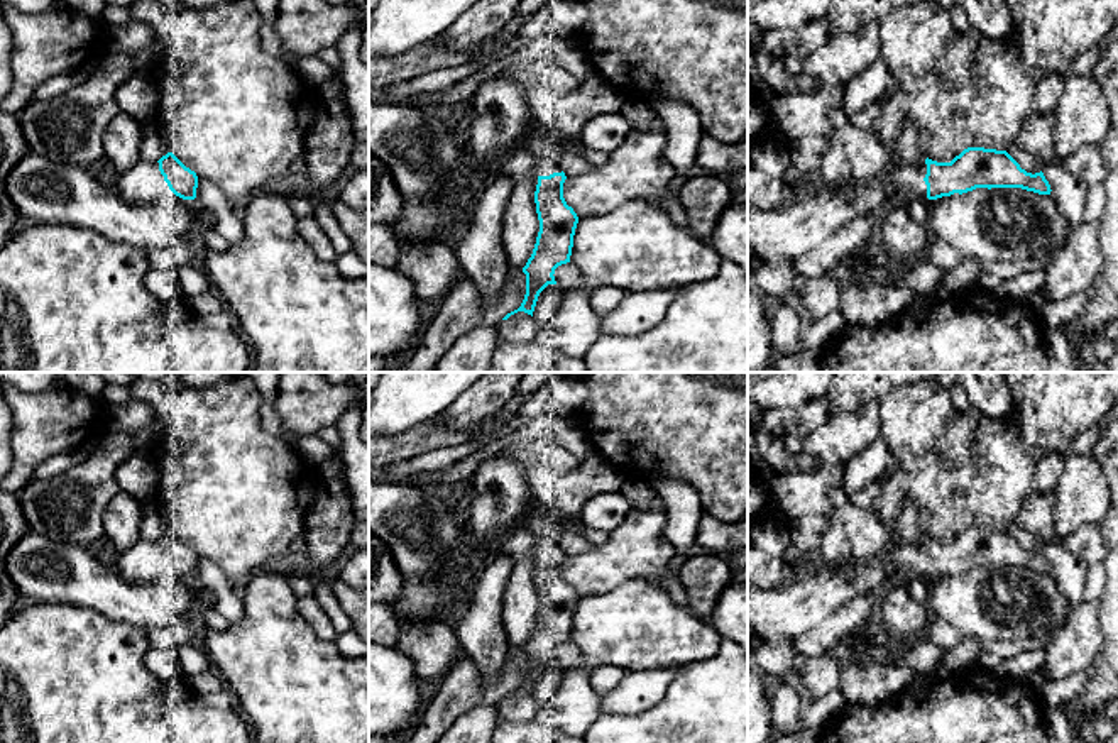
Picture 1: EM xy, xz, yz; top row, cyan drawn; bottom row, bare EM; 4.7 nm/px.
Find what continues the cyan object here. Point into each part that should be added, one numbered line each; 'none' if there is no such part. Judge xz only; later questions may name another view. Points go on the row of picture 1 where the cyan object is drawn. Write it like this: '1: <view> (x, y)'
1: xz (542, 139)

